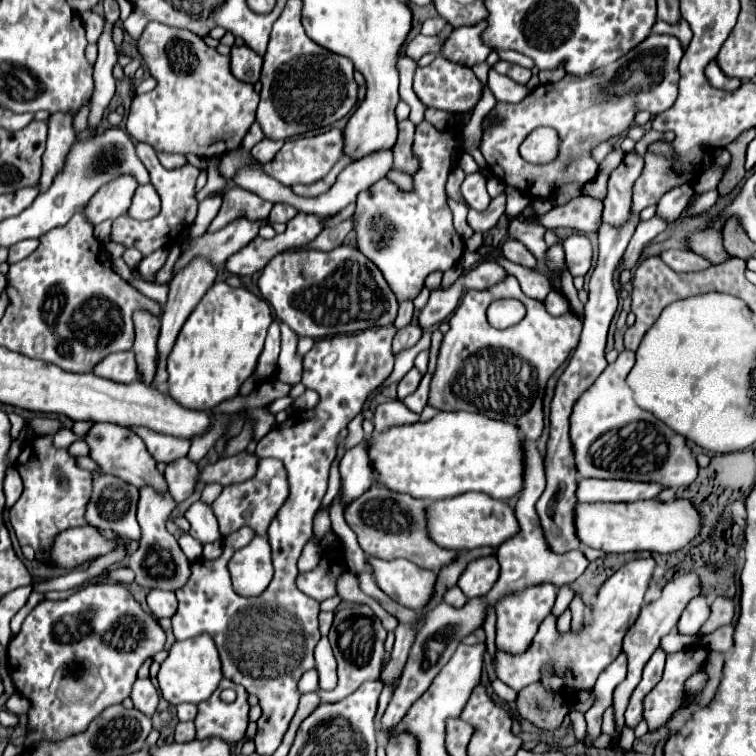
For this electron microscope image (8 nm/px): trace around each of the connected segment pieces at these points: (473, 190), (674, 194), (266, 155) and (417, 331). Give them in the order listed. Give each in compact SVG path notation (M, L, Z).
M478 171L466 175L466 179L462 183L462 195L464 195L470 209L484 211L490 203L490 195L486 191L486 177Z
M682 183L678 187L672 187L668 193L662 195L662 199L658 201L658 215L666 221L672 223L674 219L678 219L678 215L682 213L682 209L688 205L690 197L694 195L694 189L690 183Z
M264 137L260 143L256 143L256 145L252 147L252 155L254 155L260 163L268 163L268 161L274 159L274 155L280 151L282 145L284 145L282 141L276 141L276 139L268 139L268 137Z
M410 323L410 325L406 325L404 329L398 329L398 331L396 331L394 341L392 341L392 351L398 353L398 351L402 351L402 349L414 347L420 337L422 337L422 327L420 327L418 323Z

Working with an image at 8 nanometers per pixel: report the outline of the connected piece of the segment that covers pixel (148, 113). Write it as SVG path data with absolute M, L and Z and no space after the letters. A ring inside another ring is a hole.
M148 23L142 31L140 39L136 41L138 53L142 55L144 63L148 65L152 77L158 79L158 85L154 91L144 93L140 97L134 97L126 129L128 133L142 143L152 145L156 151L168 151L168 153L196 153L198 157L214 157L224 155L226 151L232 151L240 147L246 131L256 119L256 107L258 107L258 93L250 83L244 83L236 79L230 71L230 59L220 55L216 49L210 49L198 35L168 27L162 23Z

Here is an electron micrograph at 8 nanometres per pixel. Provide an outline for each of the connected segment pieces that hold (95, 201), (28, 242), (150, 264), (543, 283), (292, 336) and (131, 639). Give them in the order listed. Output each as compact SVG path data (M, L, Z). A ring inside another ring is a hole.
M120 175L118 179L112 179L110 183L102 185L100 191L90 199L88 207L84 209L86 217L98 225L106 219L116 219L128 211L128 205L132 203L134 191L138 189L138 181L132 179L132 175Z
M24 239L24 241L18 241L16 245L10 247L10 253L8 253L8 265L22 261L22 259L28 257L36 247L38 247L38 239Z
M162 247L162 249L158 249L158 251L150 253L150 255L146 255L146 257L142 259L142 263L140 263L138 271L140 271L148 281L150 281L150 279L152 279L152 275L154 275L162 265L164 265L166 257L168 257L168 251Z
M492 259L492 261L498 263L502 269L506 269L506 273L514 275L514 277L520 281L522 291L524 291L528 297L534 297L534 299L544 301L546 295L550 293L550 283L548 283L548 279L546 279L542 273L538 273L538 271L534 271L534 269L524 269L524 267L520 267L520 265L514 265L514 263L508 261L508 259Z
M280 323L281 350L278 358L278 379L288 385L296 385L302 379L302 359L296 355L298 335Z
M120 583L88 585L68 599L38 603L26 617L20 633L8 645L8 671L14 687L32 703L32 709L28 711L30 735L24 747L34 747L40 739L76 735L108 705L122 703L130 695L140 665L162 651L164 643L166 633L158 619L152 613L146 613L128 587Z

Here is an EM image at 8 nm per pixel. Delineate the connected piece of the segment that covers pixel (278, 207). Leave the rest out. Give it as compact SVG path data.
M274 203L268 219L270 219L272 223L288 223L296 213L298 213L298 211L296 211L292 205L288 205L288 203Z

